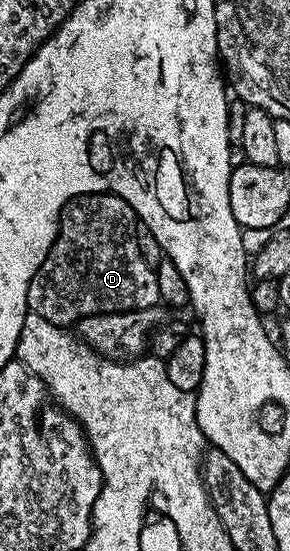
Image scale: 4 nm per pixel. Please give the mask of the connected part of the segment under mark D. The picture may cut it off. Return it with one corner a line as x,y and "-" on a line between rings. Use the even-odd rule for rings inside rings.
91,192
66,204
61,212
55,242
35,278
31,278
29,311
39,314
39,318
47,318
52,324
73,326
78,320
98,316
101,312
136,312
138,308
158,307
161,295
157,273
140,257
136,228
131,206
111,192

